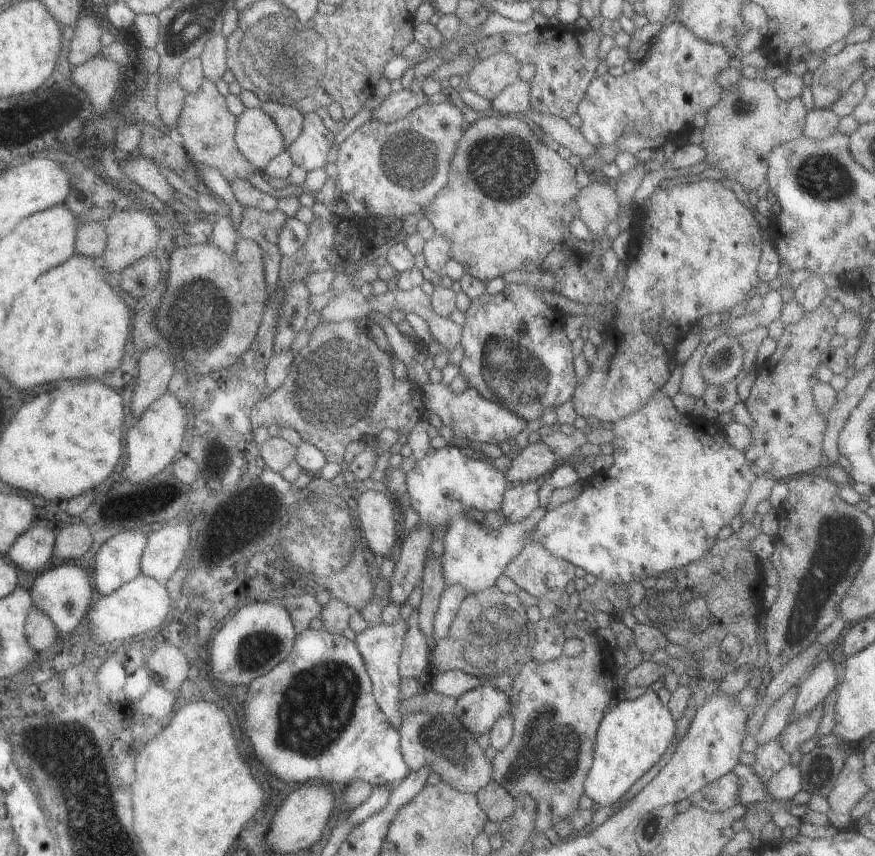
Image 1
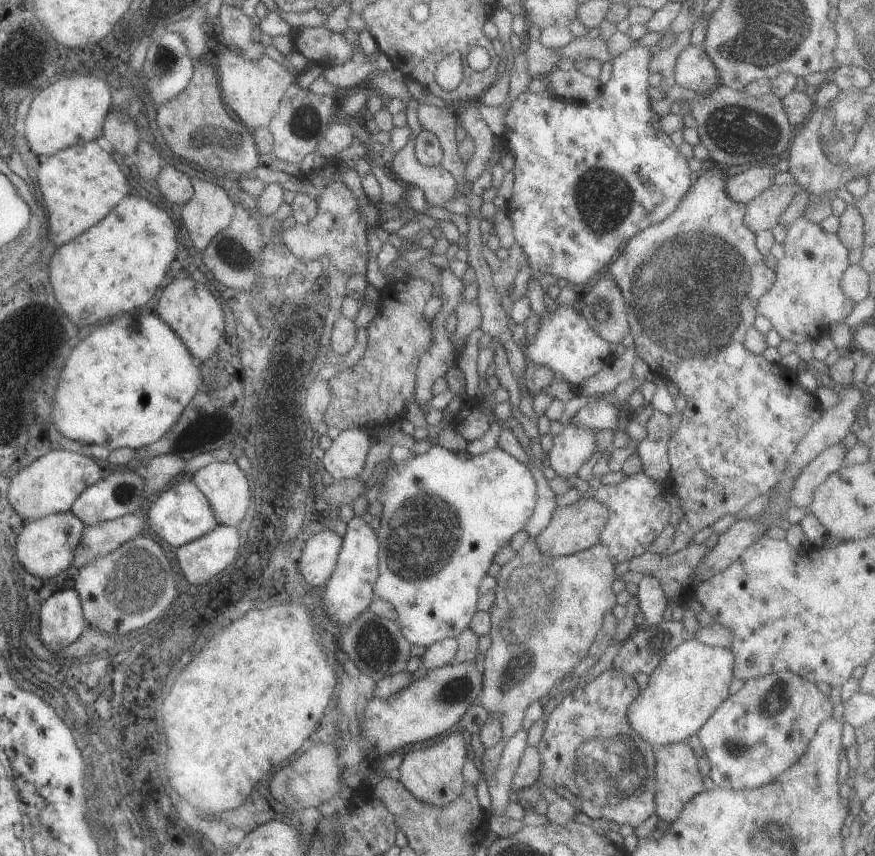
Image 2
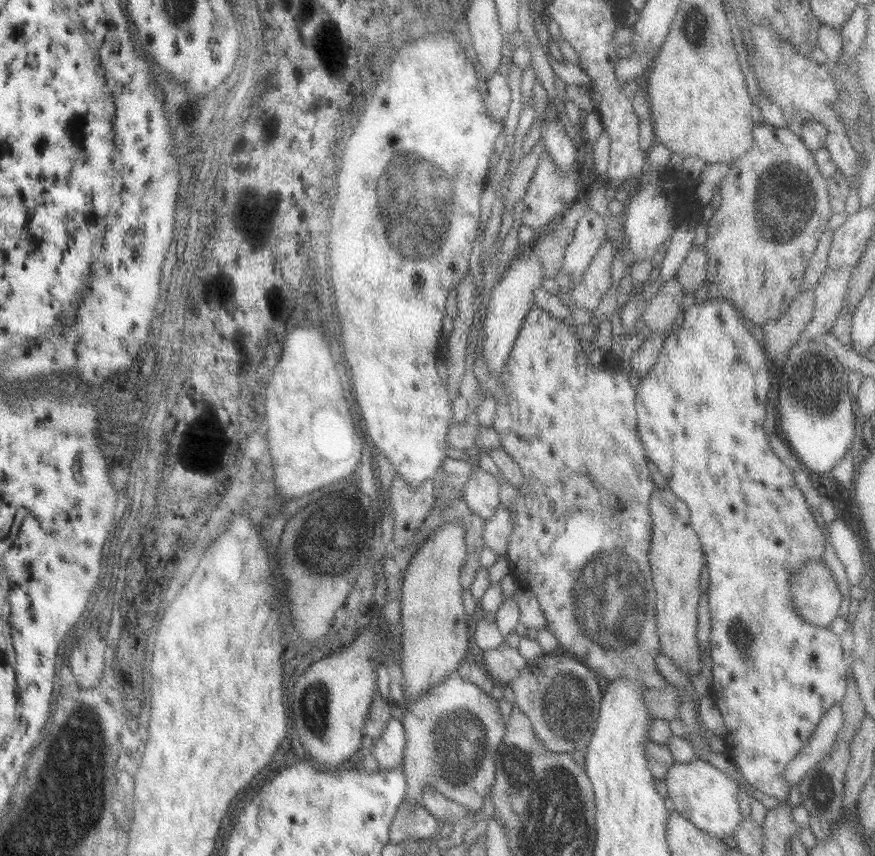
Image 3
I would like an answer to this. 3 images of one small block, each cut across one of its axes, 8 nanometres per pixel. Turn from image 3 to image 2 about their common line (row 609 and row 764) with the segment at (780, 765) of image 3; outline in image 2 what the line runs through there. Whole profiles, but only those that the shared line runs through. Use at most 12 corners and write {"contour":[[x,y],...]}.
{"contour":[[745,681],[696,733],[714,787],[755,789],[830,718],[815,683]]}

